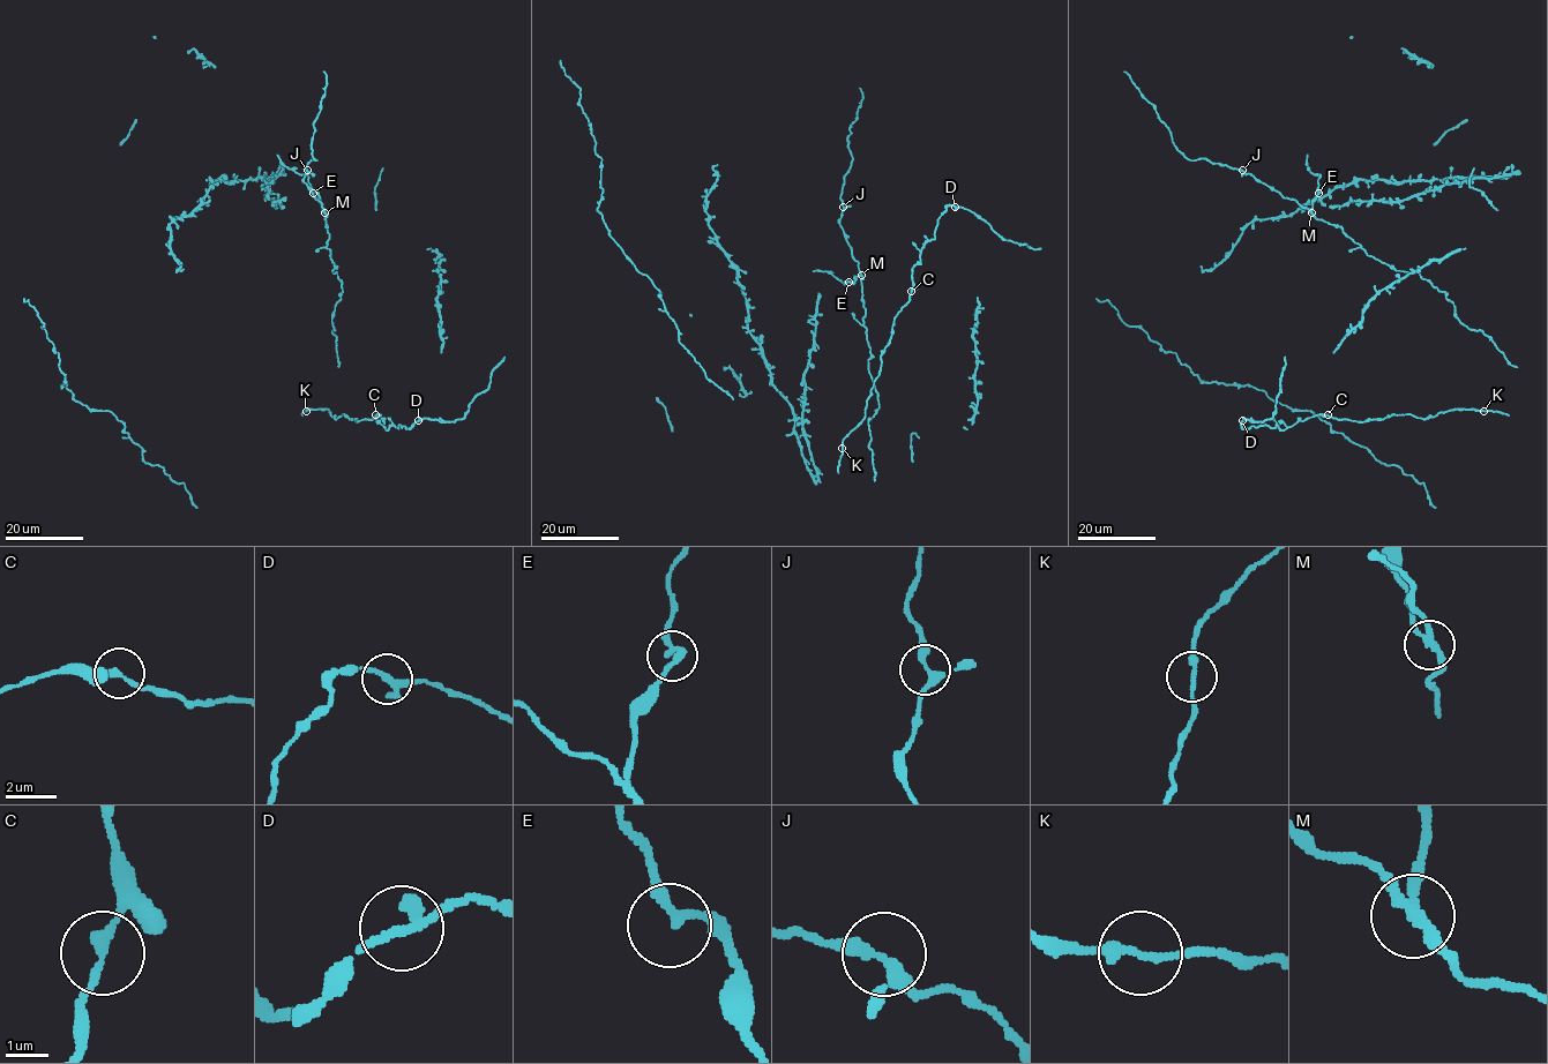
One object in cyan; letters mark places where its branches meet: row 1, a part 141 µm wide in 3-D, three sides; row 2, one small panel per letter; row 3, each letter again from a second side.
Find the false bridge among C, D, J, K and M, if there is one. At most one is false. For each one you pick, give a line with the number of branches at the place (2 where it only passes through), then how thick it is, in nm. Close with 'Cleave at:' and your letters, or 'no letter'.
M: 3 | 200 nm
Cleave at: M

